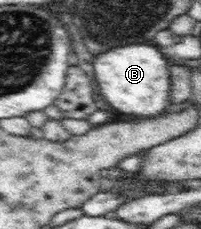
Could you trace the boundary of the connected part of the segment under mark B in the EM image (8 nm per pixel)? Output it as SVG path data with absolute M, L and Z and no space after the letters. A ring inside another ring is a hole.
M153 43L135 44L111 49L93 60L94 79L100 88L100 96L115 111L137 117L157 117L169 109L172 99L171 61L161 48Z

